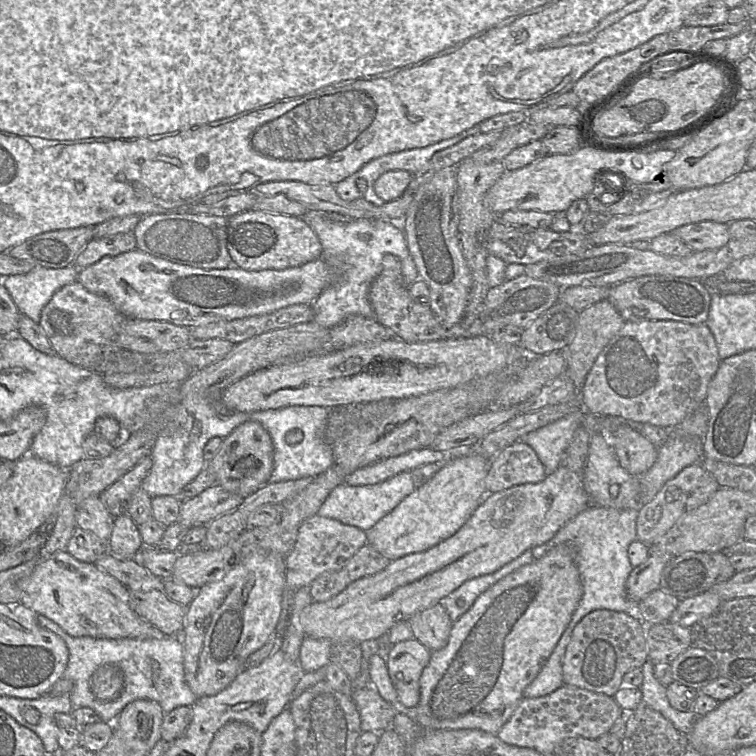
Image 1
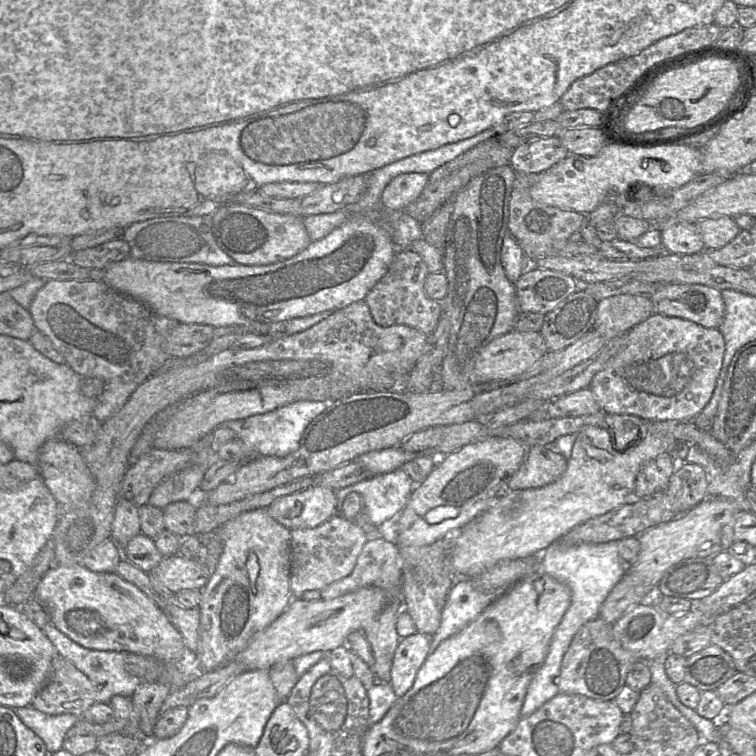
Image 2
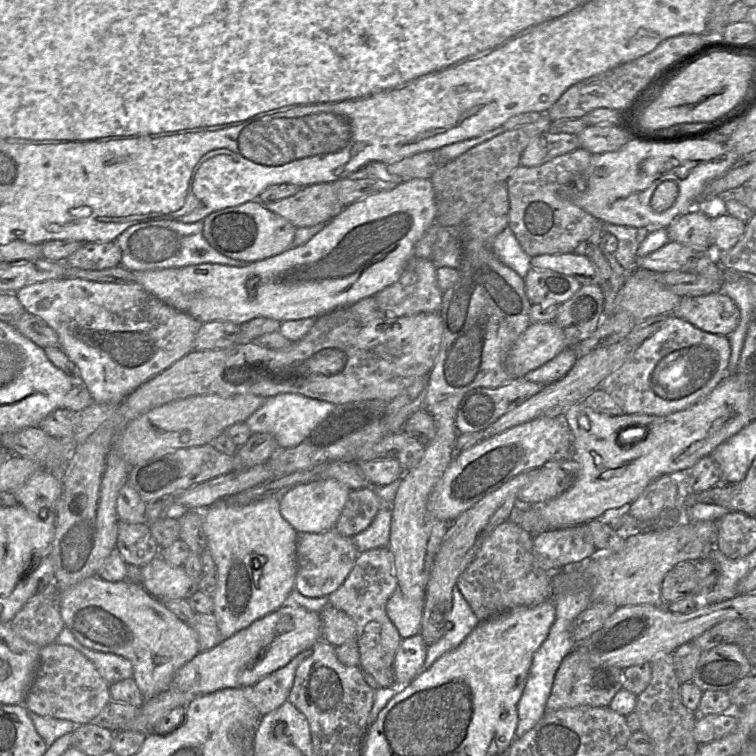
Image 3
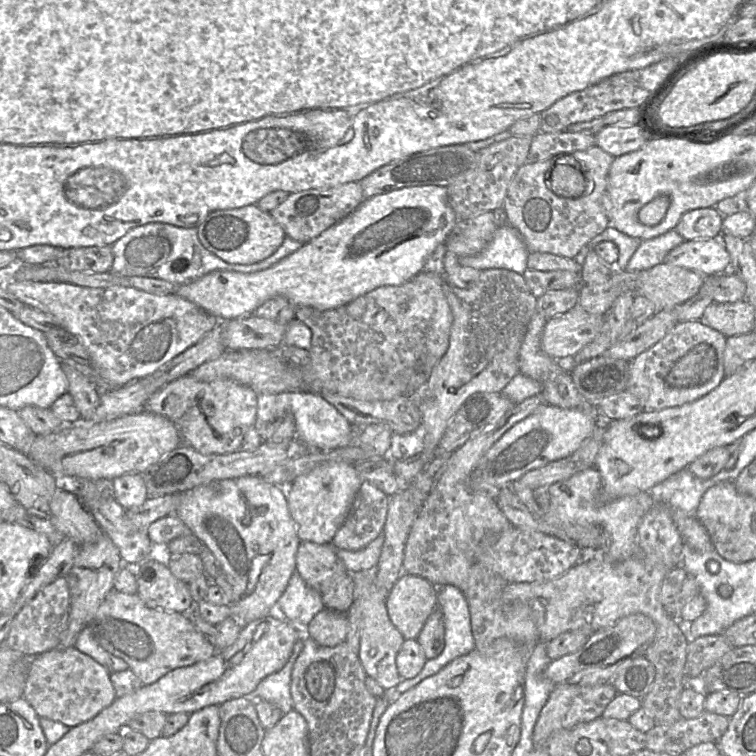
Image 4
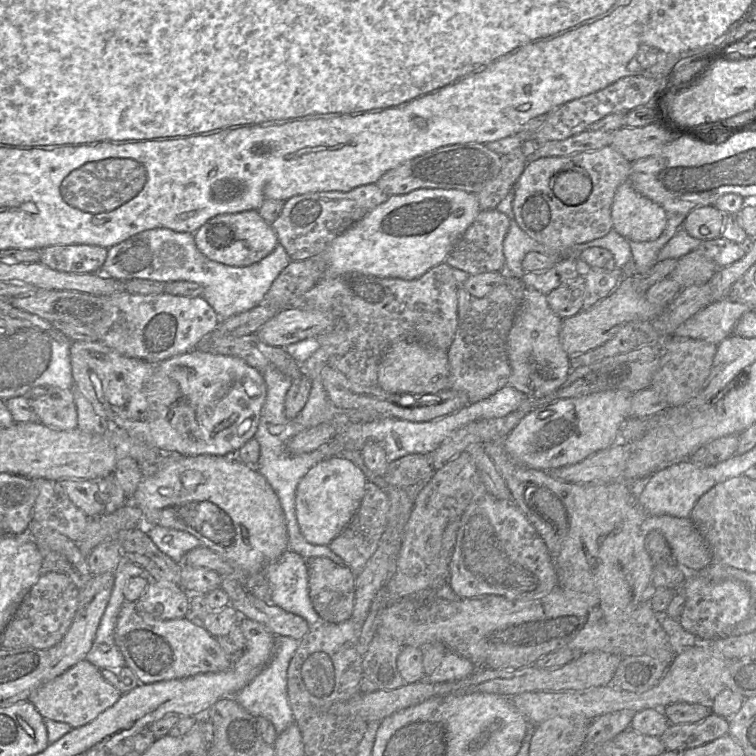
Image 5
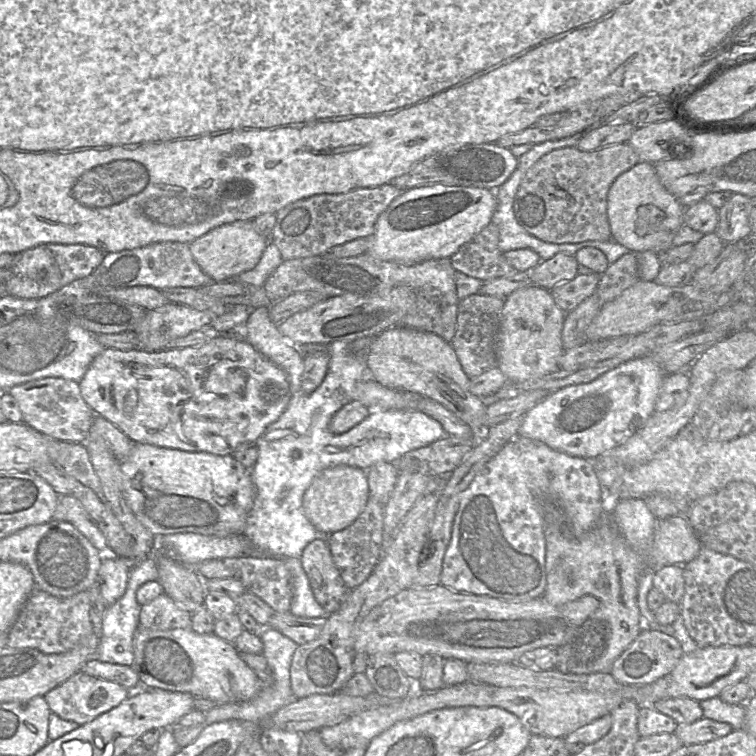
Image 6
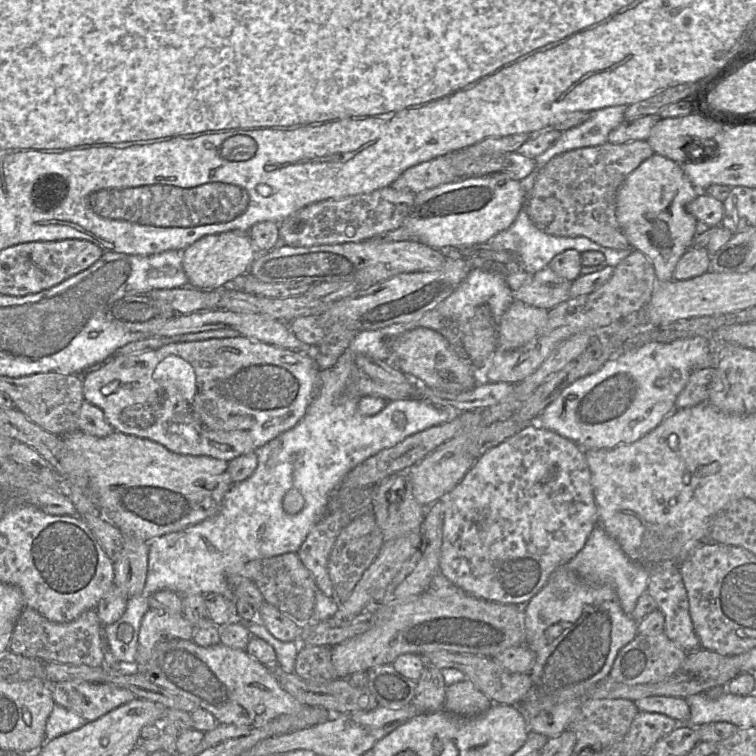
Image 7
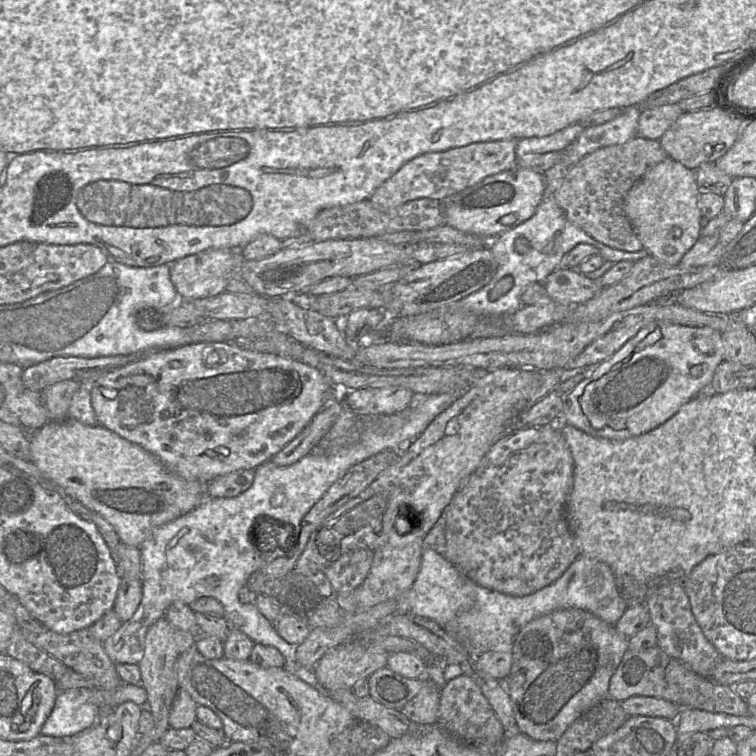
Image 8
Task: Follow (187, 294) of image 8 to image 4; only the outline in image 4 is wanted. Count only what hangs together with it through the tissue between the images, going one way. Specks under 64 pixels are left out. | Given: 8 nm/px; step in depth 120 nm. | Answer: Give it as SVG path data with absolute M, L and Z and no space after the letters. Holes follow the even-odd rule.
M256 204L211 212L197 226L197 233L201 244L208 251L233 264L253 264L268 258L286 237L283 228L269 212L262 211Z

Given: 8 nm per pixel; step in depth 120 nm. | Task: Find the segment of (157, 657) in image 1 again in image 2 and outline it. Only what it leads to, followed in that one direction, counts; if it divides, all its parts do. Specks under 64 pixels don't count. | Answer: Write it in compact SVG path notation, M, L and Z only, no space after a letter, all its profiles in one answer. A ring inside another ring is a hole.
M52 623L44 626L43 631L55 647L57 653L73 663L93 683L96 688L97 703L109 703L115 695L131 697L140 685L146 683L162 683L169 686L172 691L184 687L204 673L198 659L195 658L194 662L189 663L187 648L182 659L163 662L152 656L132 652L101 651L85 648L71 640Z

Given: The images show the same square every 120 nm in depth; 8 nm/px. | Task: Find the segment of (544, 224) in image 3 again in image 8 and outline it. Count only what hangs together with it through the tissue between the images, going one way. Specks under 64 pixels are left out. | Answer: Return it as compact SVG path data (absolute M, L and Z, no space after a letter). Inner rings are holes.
M635 136L623 144L584 156L564 177L555 198L567 219L595 240L615 249L639 251L643 245L624 212L627 192L648 170L668 157L659 140Z

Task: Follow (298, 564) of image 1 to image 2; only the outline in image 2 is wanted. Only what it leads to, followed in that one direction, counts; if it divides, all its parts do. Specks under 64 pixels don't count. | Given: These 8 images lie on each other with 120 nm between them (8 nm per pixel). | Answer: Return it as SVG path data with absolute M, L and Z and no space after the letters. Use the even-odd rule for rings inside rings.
M340 513L312 528L291 530L291 599L308 590L322 590L327 585L349 575L357 558L369 541L367 534L356 521L345 519Z

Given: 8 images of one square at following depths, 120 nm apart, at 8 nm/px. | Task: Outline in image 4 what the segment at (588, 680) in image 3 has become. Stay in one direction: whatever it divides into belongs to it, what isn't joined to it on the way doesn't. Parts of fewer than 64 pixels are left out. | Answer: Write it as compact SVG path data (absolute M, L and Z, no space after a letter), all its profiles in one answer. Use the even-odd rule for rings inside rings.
M611 682L599 685L557 684L542 708L533 731L533 748L540 746L552 733L570 729L601 717L618 692Z

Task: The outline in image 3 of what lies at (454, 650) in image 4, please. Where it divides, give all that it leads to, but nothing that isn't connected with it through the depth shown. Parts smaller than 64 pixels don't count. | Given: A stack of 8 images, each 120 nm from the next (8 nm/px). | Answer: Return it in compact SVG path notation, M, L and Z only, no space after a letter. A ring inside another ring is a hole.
M457 586L452 590L452 598L446 631L437 642L428 646L426 659L419 674L430 668L443 654L458 647L480 622Z

